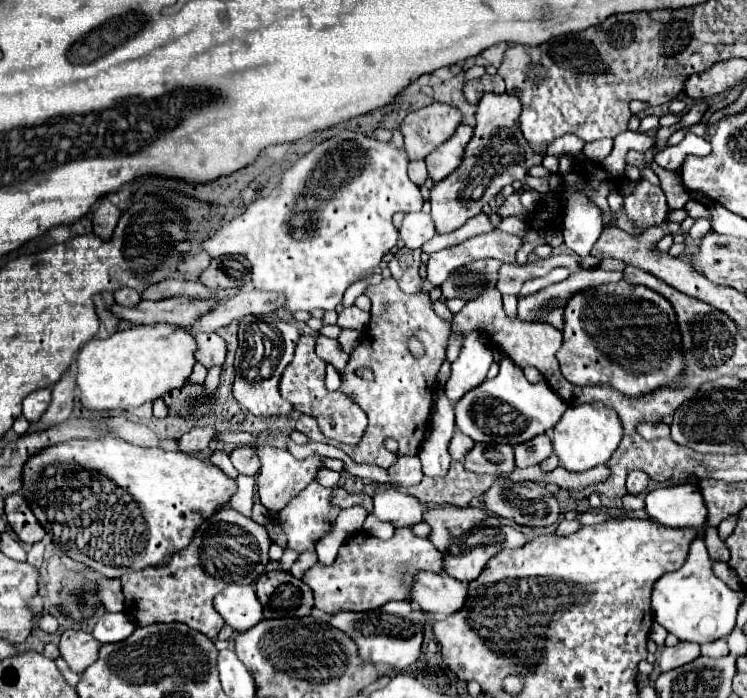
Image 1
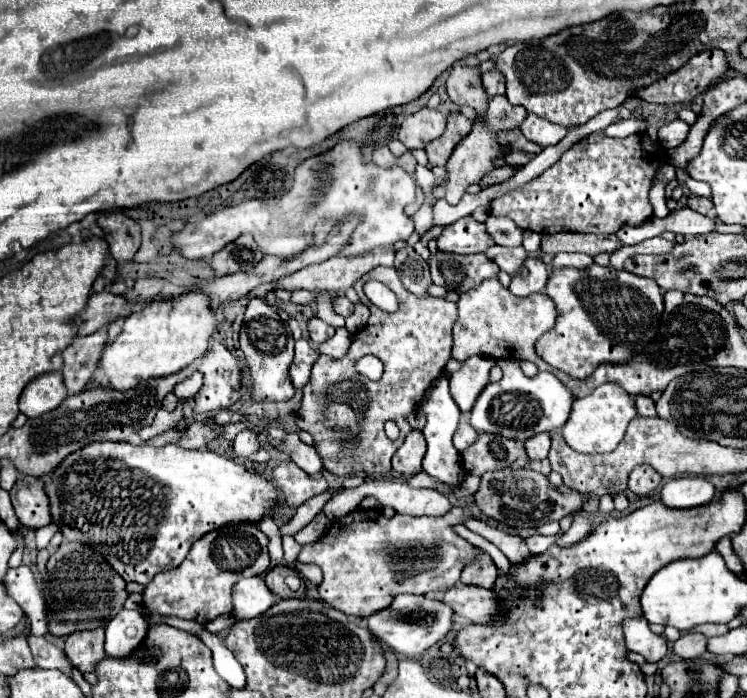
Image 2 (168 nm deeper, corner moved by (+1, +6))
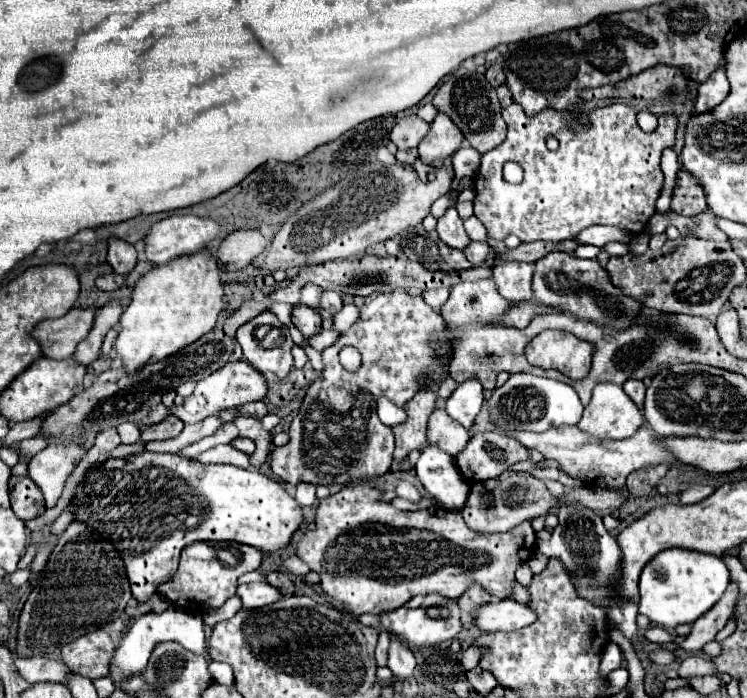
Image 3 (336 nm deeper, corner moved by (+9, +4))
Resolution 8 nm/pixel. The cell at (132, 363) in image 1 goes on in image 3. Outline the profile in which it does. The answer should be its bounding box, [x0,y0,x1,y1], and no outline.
[114,254,224,374]

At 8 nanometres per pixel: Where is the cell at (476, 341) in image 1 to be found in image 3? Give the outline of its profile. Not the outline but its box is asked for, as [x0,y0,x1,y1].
[444,376,484,428]

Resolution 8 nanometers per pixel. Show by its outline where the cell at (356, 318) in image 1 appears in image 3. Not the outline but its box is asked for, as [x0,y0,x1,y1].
[320,292,342,316]

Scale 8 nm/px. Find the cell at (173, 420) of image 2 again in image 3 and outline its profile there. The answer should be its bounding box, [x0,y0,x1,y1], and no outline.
[118,424,140,444]

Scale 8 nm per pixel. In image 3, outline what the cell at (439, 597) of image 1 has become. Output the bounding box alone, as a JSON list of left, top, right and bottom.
[472,600,536,632]

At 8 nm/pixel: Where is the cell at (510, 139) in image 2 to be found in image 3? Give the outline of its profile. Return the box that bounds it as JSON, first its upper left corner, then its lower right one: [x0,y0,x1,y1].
[432,66,506,154]

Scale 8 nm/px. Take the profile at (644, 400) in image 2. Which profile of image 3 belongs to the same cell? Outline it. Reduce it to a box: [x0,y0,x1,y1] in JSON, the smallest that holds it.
[622,380,646,408]

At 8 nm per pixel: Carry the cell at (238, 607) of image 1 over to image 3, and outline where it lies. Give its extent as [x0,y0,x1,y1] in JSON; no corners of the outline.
[236,582,282,610]

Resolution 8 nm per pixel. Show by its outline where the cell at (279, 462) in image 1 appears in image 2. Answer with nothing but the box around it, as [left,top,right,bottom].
[272,462,328,512]

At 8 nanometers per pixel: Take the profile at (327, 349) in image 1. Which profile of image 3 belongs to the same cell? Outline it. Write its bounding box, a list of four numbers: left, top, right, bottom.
[292,304,322,336]

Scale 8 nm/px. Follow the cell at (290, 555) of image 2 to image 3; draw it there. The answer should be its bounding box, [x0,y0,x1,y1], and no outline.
[284,556,310,576]

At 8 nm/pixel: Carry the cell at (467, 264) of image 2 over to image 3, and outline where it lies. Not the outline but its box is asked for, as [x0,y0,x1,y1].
[402,226,472,274]

